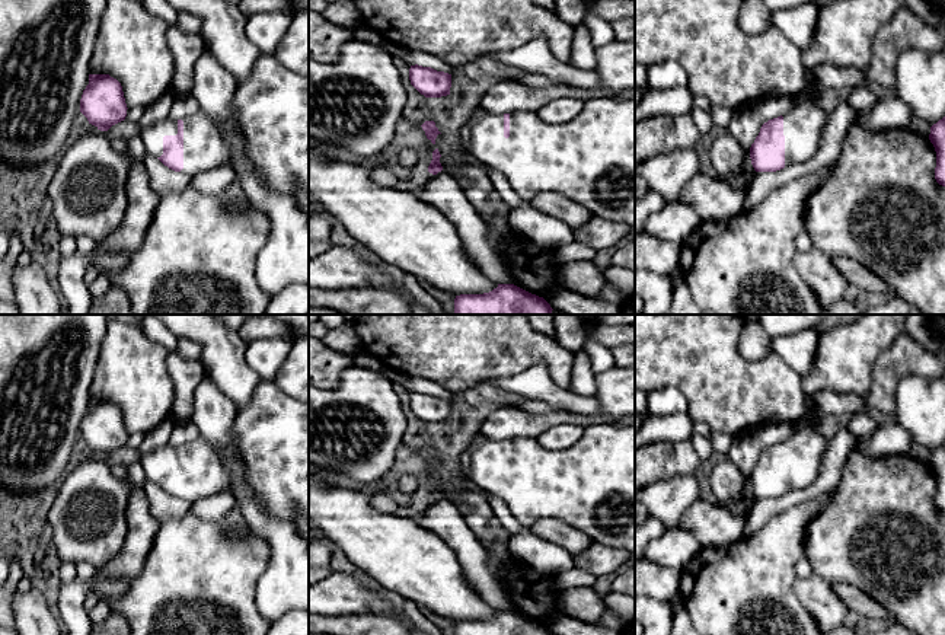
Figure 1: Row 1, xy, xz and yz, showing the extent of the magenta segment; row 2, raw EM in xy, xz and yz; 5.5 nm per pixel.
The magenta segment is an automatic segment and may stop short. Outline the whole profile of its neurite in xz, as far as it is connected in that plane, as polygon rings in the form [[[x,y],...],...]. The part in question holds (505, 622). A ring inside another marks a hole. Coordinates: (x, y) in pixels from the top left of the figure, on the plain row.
[[[498,610],[489,619],[460,620],[454,625],[454,635],[552,635],[550,631],[514,610]]]

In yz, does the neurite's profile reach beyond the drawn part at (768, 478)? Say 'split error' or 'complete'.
split error

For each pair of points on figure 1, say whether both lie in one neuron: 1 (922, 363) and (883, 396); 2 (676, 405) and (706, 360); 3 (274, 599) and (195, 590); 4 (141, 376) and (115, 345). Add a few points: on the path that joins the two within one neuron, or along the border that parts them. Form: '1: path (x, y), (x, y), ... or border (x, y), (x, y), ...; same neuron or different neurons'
1: path (910, 363), (906, 363), (884, 385); same neuron
2: border (650, 391), (674, 386), (685, 396), (688, 412); different neurons
3: border (267, 565), (258, 581), (255, 599), (264, 619); different neurons
4: path (134, 369), (123, 353); same neuron

